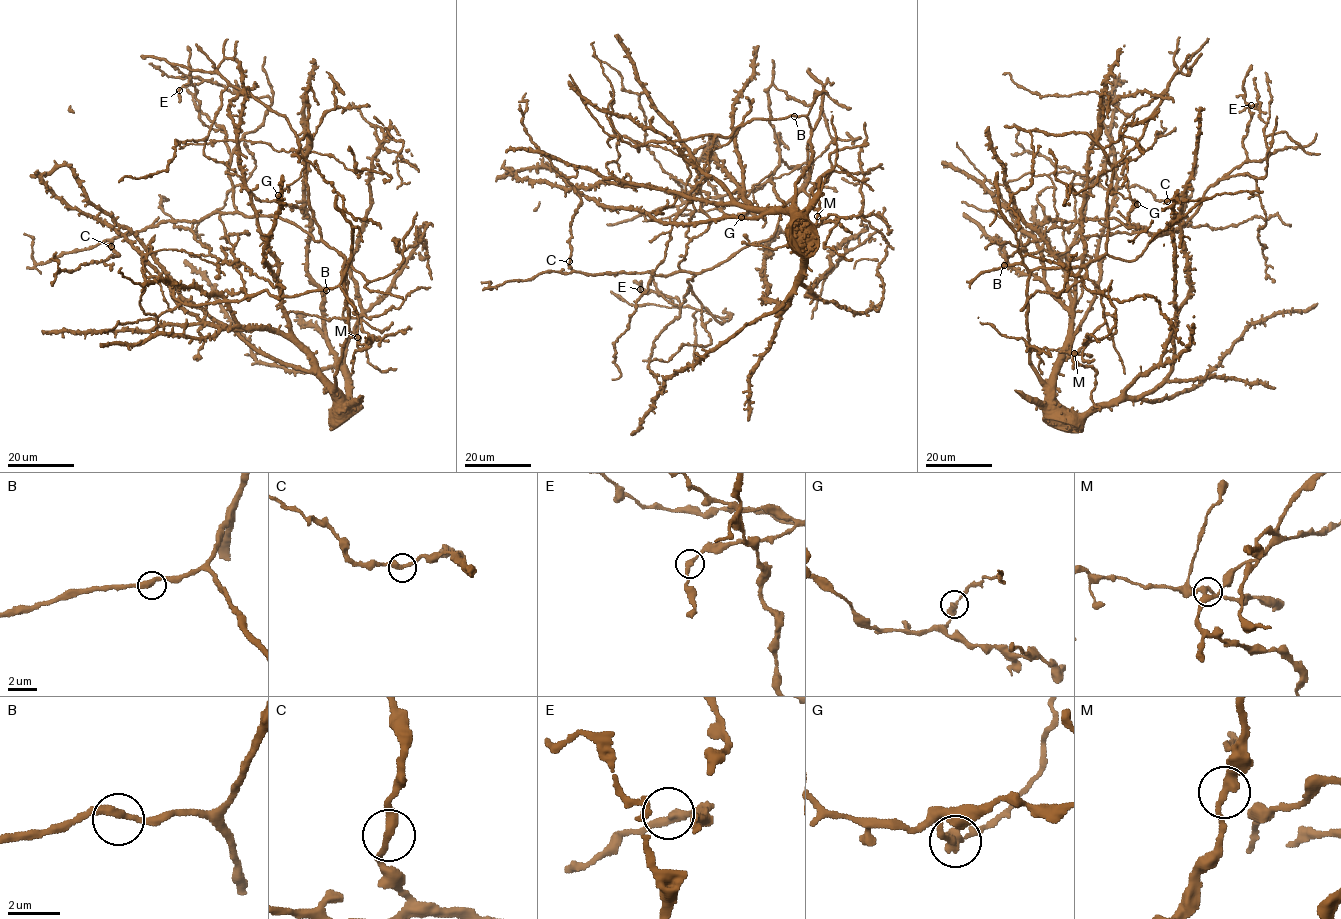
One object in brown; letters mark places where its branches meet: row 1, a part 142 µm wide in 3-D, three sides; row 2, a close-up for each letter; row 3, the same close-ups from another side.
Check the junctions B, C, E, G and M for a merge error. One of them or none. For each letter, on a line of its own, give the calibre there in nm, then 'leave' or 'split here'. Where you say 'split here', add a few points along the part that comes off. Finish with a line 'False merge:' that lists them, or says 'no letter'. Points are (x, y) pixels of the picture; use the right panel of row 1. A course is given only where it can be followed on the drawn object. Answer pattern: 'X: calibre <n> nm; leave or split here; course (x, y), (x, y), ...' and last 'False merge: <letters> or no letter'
B: calibre 320 nm; leave
C: calibre 320 nm; leave
E: calibre 280 nm; leave
G: calibre 320 nm; split here; course (1137, 204), (1110, 188), (1105, 182), (1105, 171)
M: calibre 320 nm; leave
False merge: G

